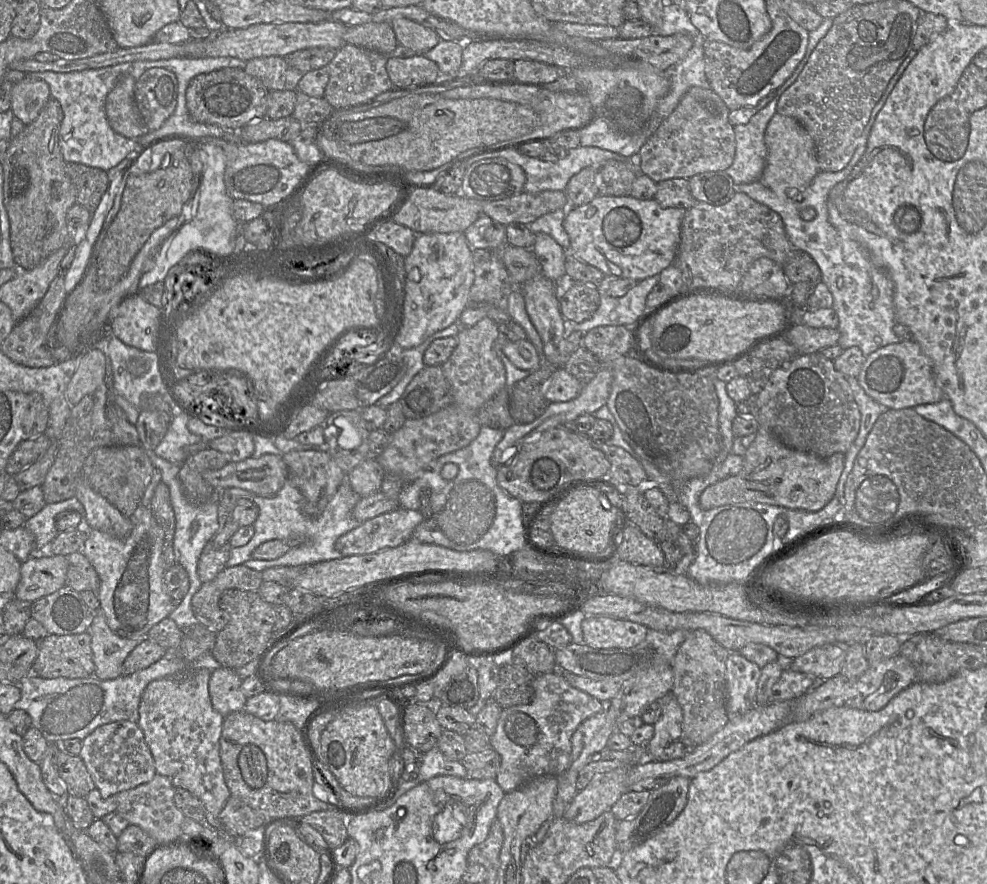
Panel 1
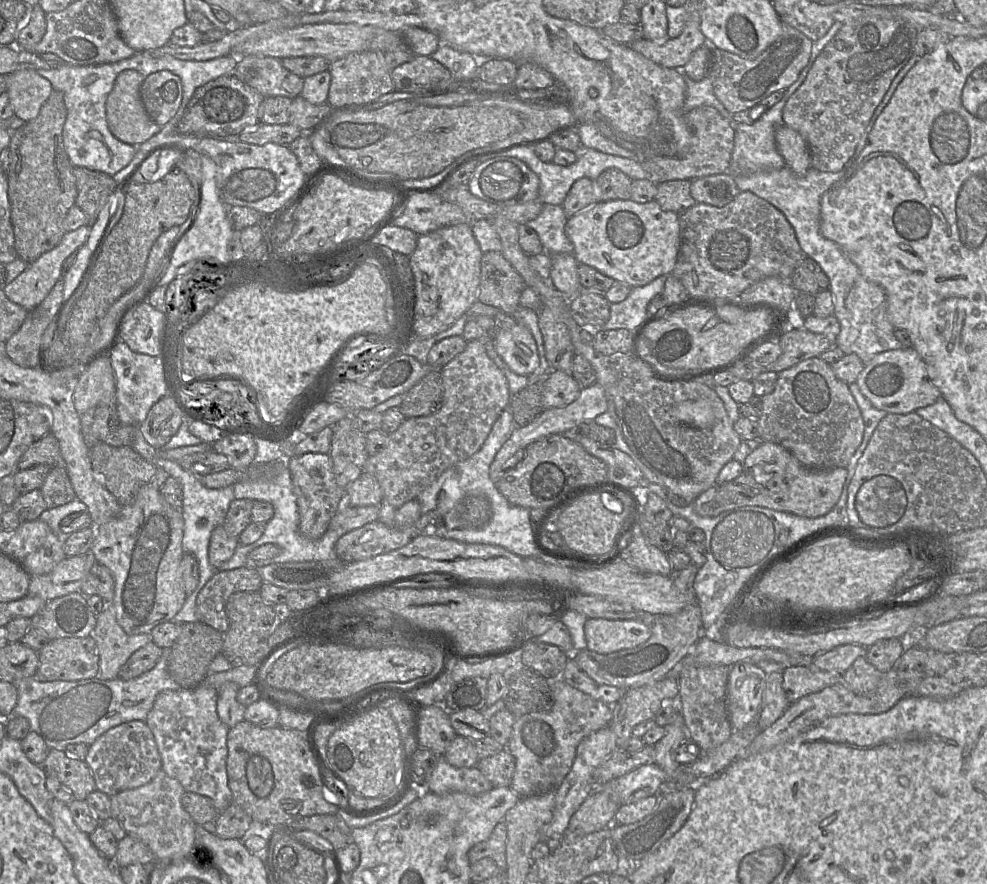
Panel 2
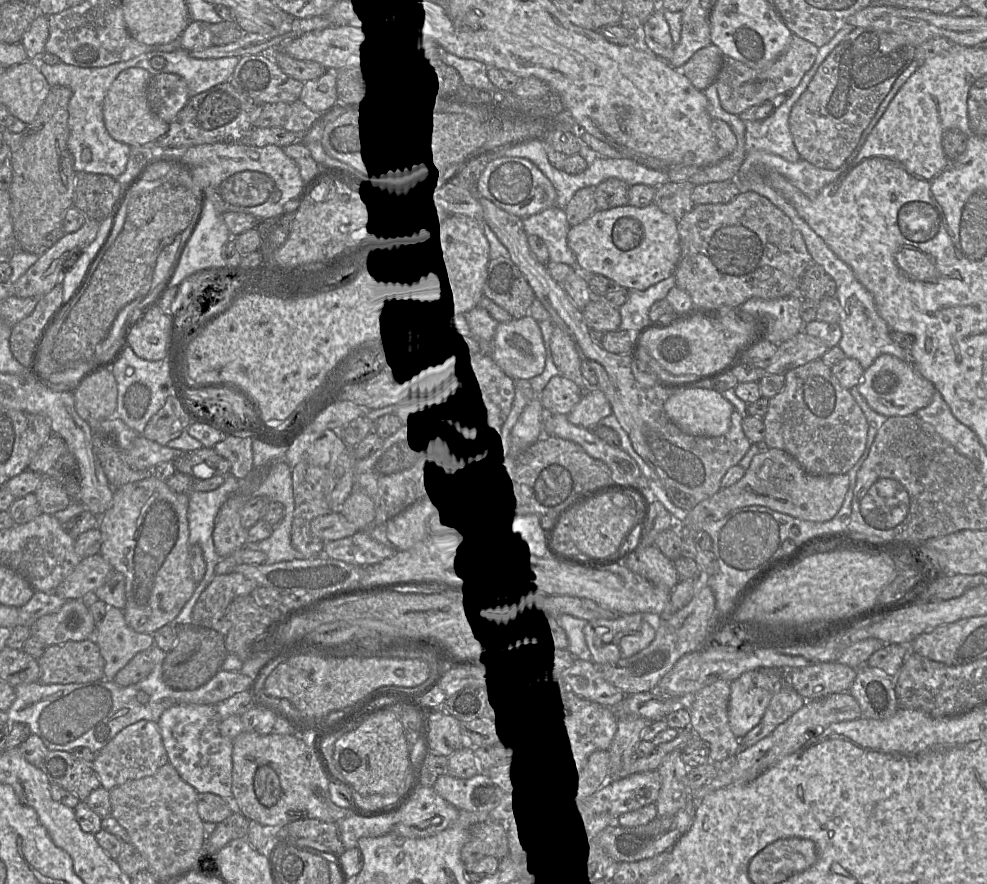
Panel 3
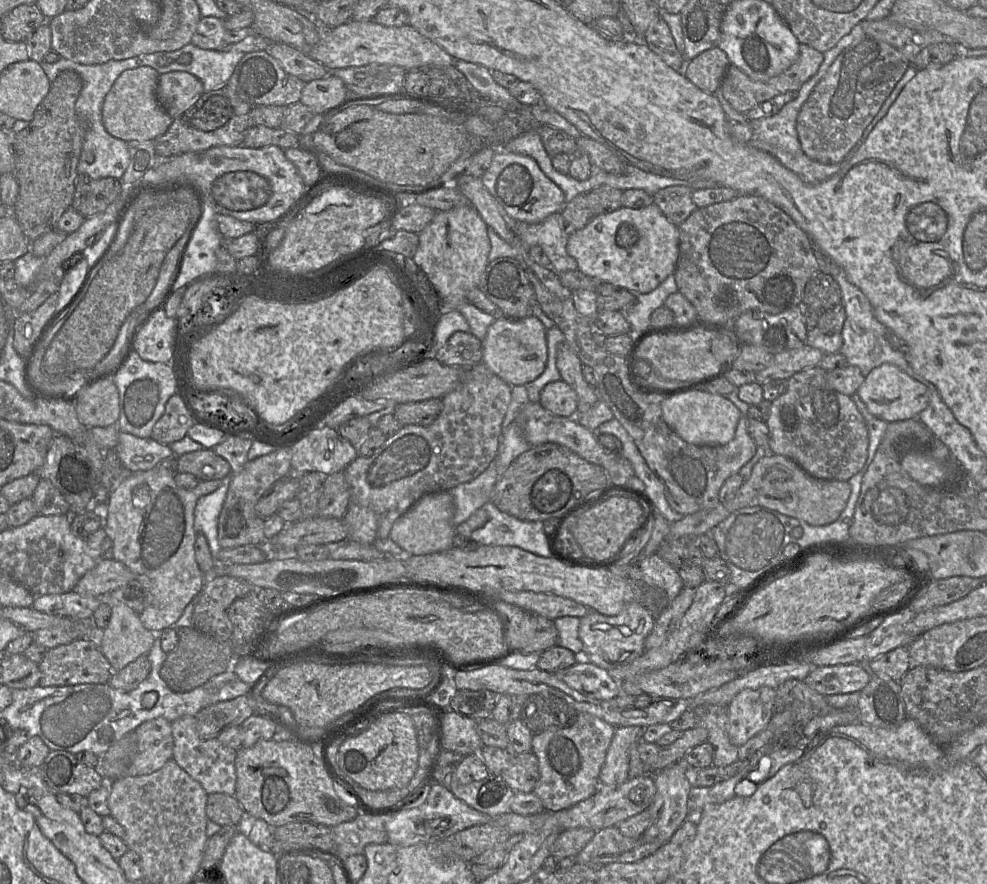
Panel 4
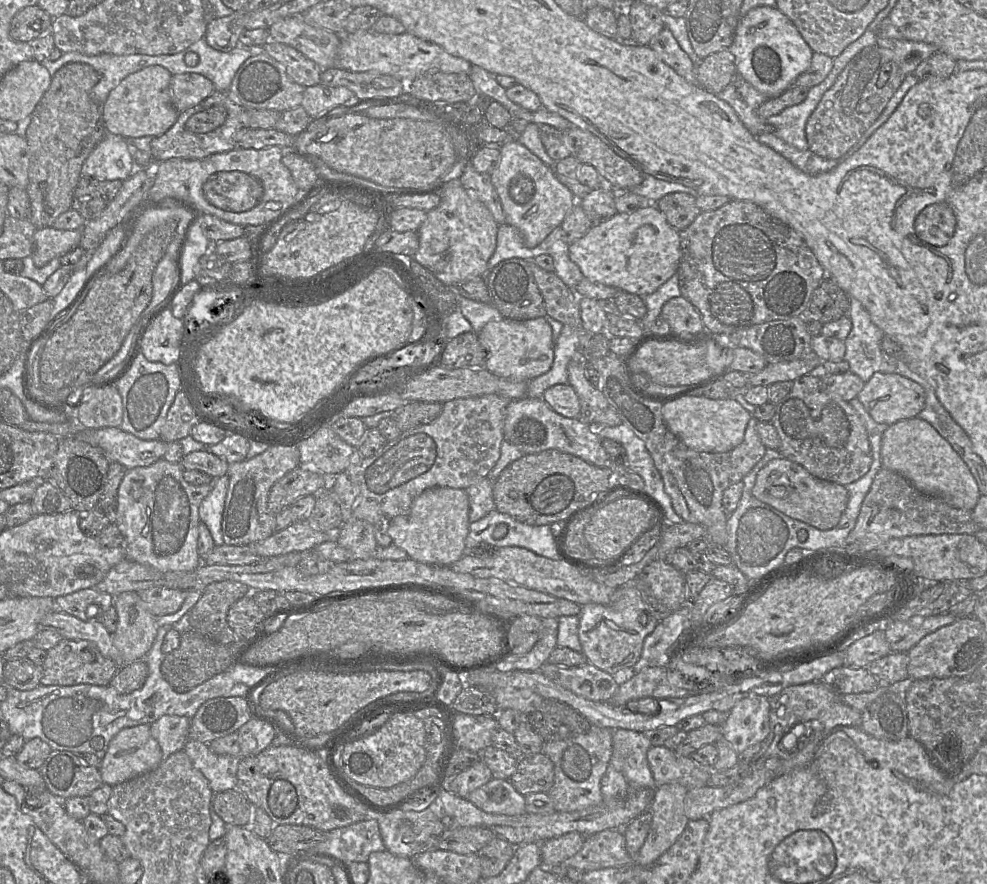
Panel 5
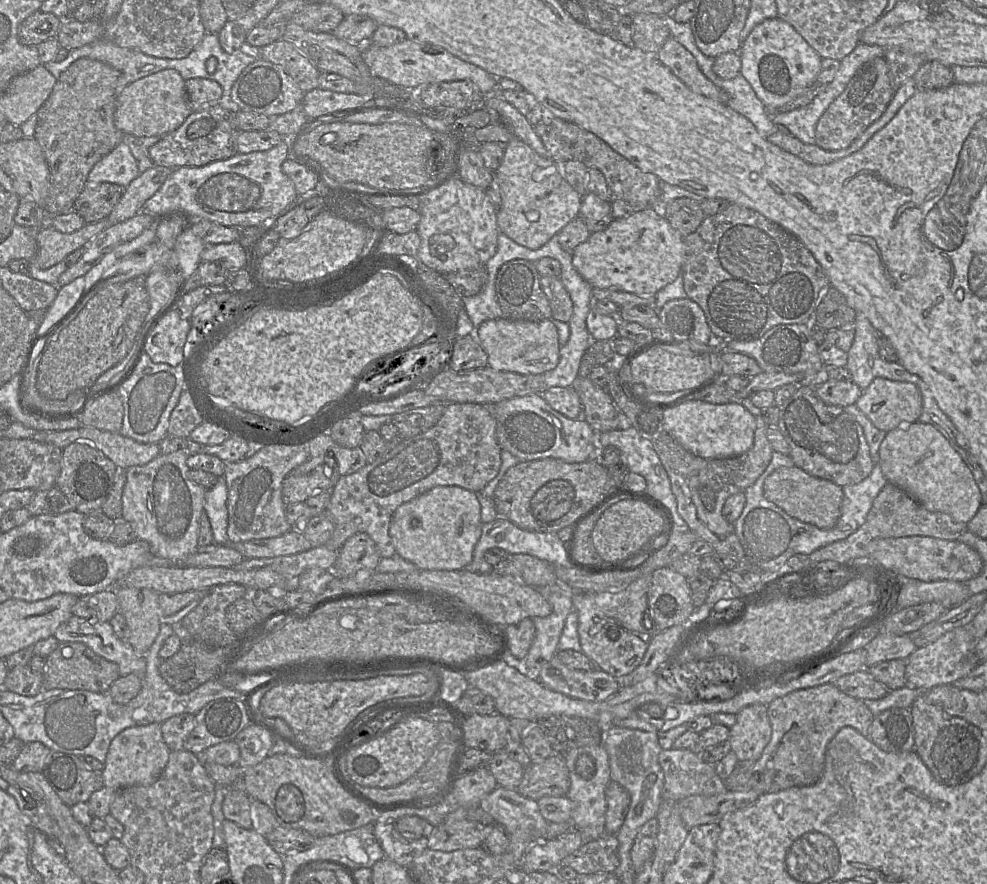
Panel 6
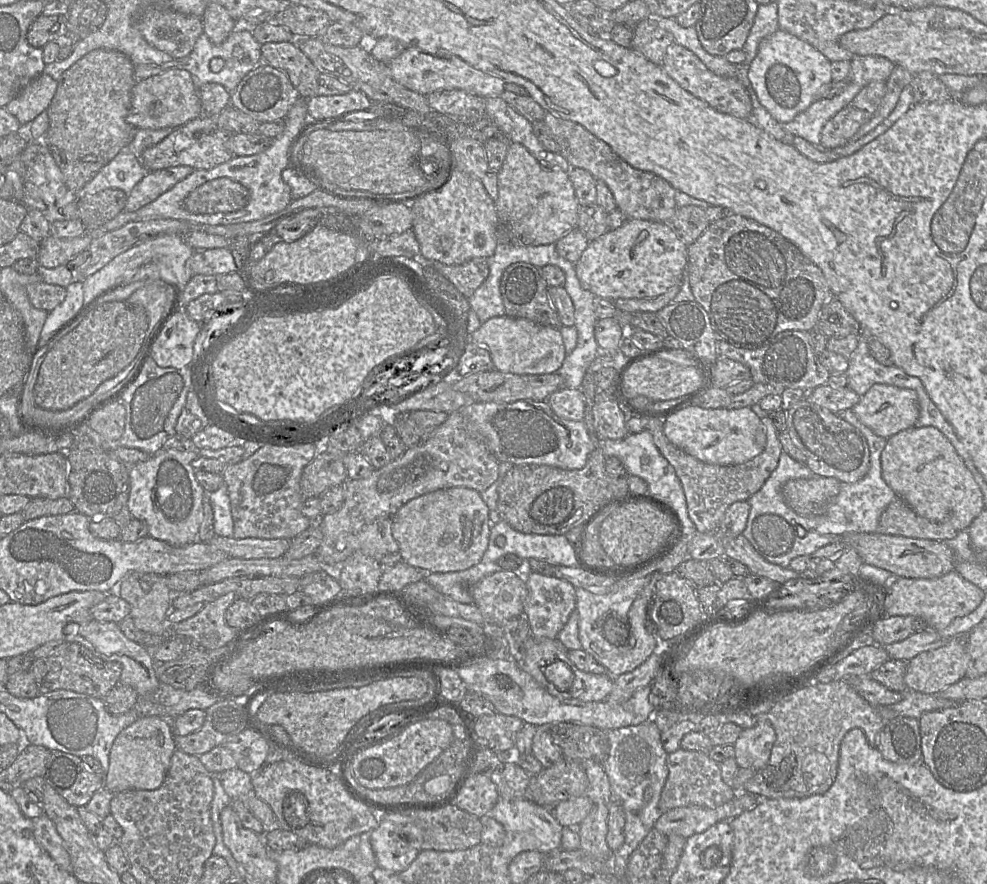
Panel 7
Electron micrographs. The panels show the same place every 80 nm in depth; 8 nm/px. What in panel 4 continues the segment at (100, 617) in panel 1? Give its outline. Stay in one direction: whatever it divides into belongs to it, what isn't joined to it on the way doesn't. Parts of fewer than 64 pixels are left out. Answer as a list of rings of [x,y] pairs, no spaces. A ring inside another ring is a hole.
[[[112,603],[112,613],[107,627],[101,634],[100,649],[112,667],[112,673],[120,671],[141,655],[147,655],[154,641],[155,633],[146,629],[139,614],[123,603]]]

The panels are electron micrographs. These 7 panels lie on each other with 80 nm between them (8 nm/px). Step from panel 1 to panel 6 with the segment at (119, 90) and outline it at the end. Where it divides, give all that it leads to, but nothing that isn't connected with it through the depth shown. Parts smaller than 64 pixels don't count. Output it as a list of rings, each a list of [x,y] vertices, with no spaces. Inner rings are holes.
[[[164,69],[132,82],[119,93],[114,123],[124,135],[162,137],[181,126],[191,112],[185,80],[176,70]]]

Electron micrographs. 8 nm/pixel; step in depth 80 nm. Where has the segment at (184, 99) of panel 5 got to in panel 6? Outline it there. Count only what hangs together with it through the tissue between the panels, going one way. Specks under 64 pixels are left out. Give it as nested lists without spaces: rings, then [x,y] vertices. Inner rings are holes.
[[[192,78],[185,81],[189,105],[193,110],[203,110],[213,105],[226,102],[226,95],[221,85],[211,79]]]

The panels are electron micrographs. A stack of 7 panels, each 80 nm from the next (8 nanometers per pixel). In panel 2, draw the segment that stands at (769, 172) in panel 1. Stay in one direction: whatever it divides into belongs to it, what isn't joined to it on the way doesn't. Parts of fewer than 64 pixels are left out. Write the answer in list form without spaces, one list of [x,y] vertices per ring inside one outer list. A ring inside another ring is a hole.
[[[781,124],[775,131],[775,142],[786,166],[795,174],[805,175],[812,167],[808,144],[796,130]]]

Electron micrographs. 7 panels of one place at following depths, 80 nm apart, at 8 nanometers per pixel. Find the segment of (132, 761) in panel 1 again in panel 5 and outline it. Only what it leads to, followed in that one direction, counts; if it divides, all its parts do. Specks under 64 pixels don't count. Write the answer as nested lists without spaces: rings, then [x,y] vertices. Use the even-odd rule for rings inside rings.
[[[164,715],[150,724],[150,733],[161,748],[163,760],[183,750],[189,738],[190,720],[183,716]]]

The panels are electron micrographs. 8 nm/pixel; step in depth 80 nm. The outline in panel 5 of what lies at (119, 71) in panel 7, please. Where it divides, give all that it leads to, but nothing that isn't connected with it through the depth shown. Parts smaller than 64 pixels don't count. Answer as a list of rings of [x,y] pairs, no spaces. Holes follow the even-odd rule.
[[[66,64],[52,77],[50,87],[32,112],[31,123],[24,136],[29,151],[29,182],[25,190],[31,206],[29,220],[37,229],[52,226],[62,213],[72,208],[74,190],[82,175],[82,165],[105,136],[102,106],[91,97],[92,88],[99,79],[99,73],[88,64]]]

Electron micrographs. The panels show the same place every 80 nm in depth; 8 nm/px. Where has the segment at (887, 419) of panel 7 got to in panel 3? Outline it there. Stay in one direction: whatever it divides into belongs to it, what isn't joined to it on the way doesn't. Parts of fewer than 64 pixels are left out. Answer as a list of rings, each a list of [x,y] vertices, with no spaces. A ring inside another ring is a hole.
[[[890,354],[877,357],[864,371],[857,387],[869,406],[886,417],[915,414],[930,404],[936,390],[934,385],[917,371],[912,362],[903,361]]]

